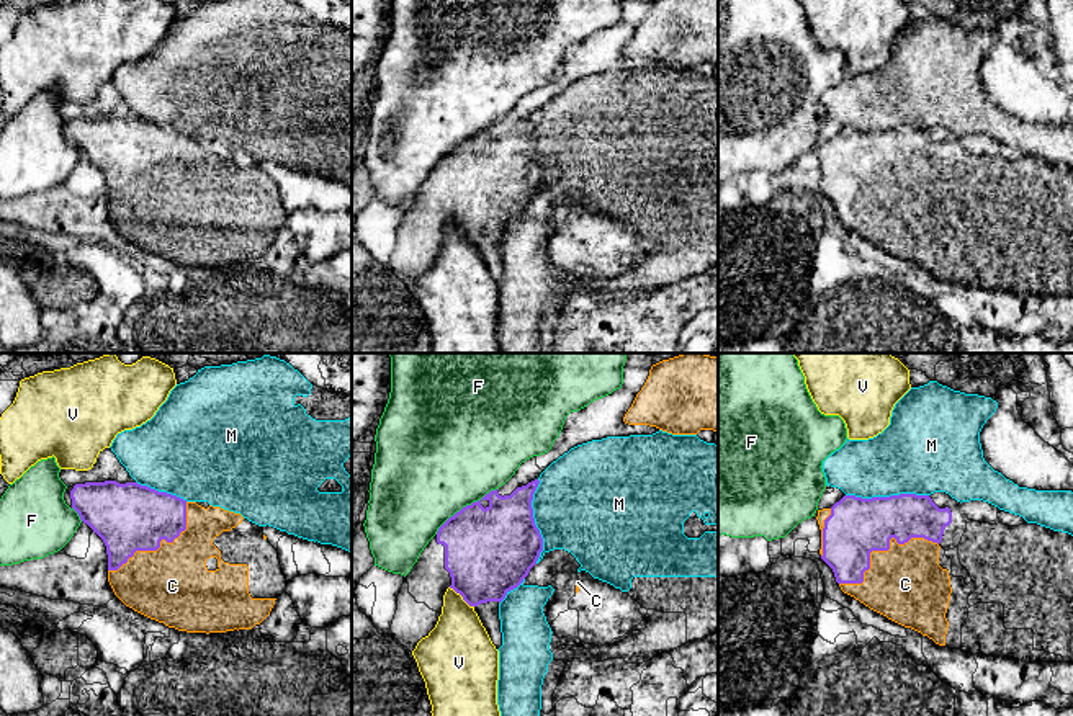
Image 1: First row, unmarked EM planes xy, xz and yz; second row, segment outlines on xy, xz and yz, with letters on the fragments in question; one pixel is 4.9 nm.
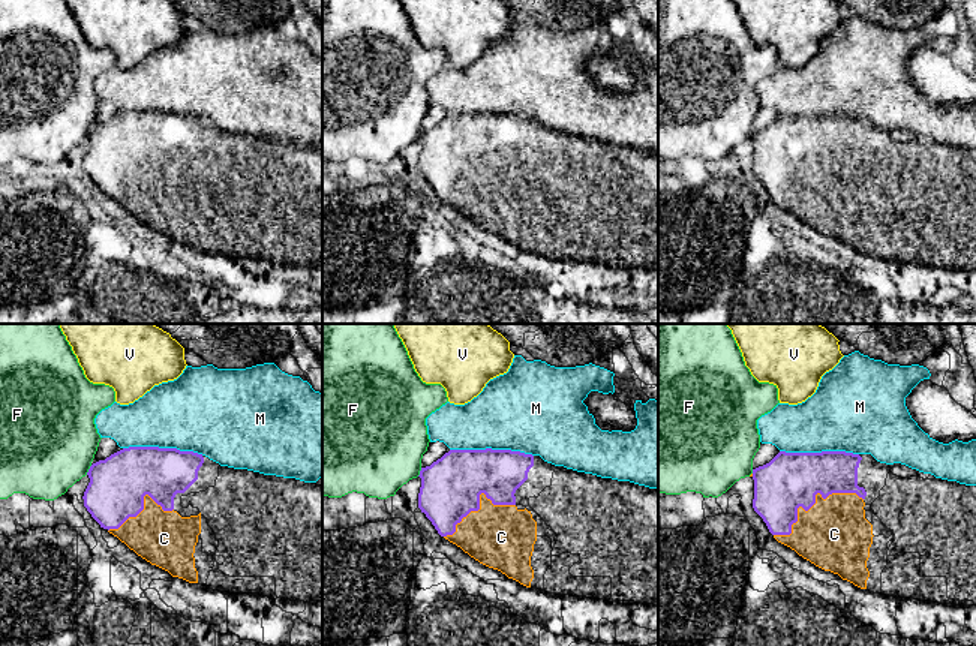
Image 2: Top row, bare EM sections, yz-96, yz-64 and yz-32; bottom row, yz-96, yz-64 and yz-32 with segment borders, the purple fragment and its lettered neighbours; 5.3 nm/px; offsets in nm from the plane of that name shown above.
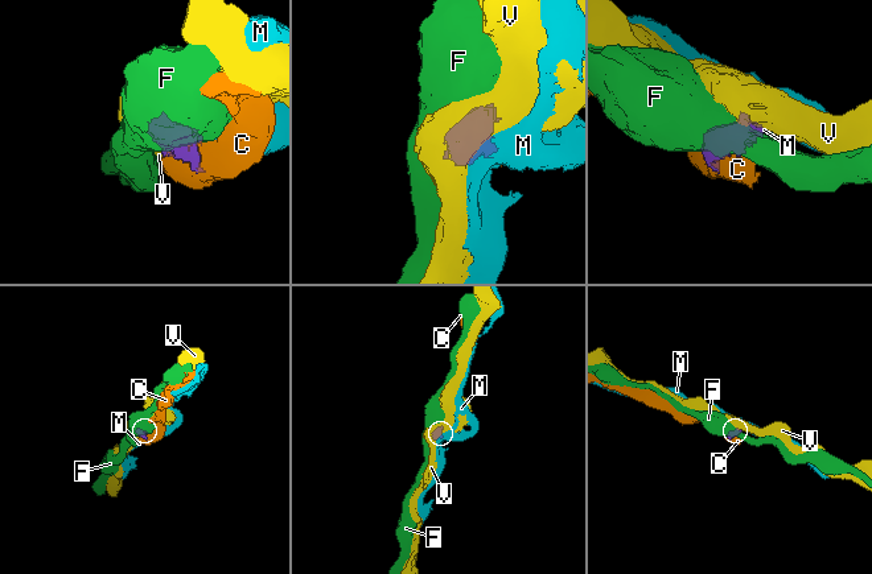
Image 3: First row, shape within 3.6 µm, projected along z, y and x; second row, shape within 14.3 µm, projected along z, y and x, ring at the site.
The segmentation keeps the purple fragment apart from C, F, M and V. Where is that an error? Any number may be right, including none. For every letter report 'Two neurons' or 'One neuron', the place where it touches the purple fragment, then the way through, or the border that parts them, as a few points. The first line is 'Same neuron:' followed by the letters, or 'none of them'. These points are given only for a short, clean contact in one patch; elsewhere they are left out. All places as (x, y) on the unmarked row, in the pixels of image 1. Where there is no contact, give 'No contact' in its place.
Same neuron: C
C: One neuron. Touches purple at yz (882, 183)
F: Two neurons. Touches purple at xz (466, 139)
M: Two neurons. Touches purple at xz (534, 156)
V: Two neurons. Touches purple at xz (462, 229). Boundary: xz (448, 221), (473, 241)

